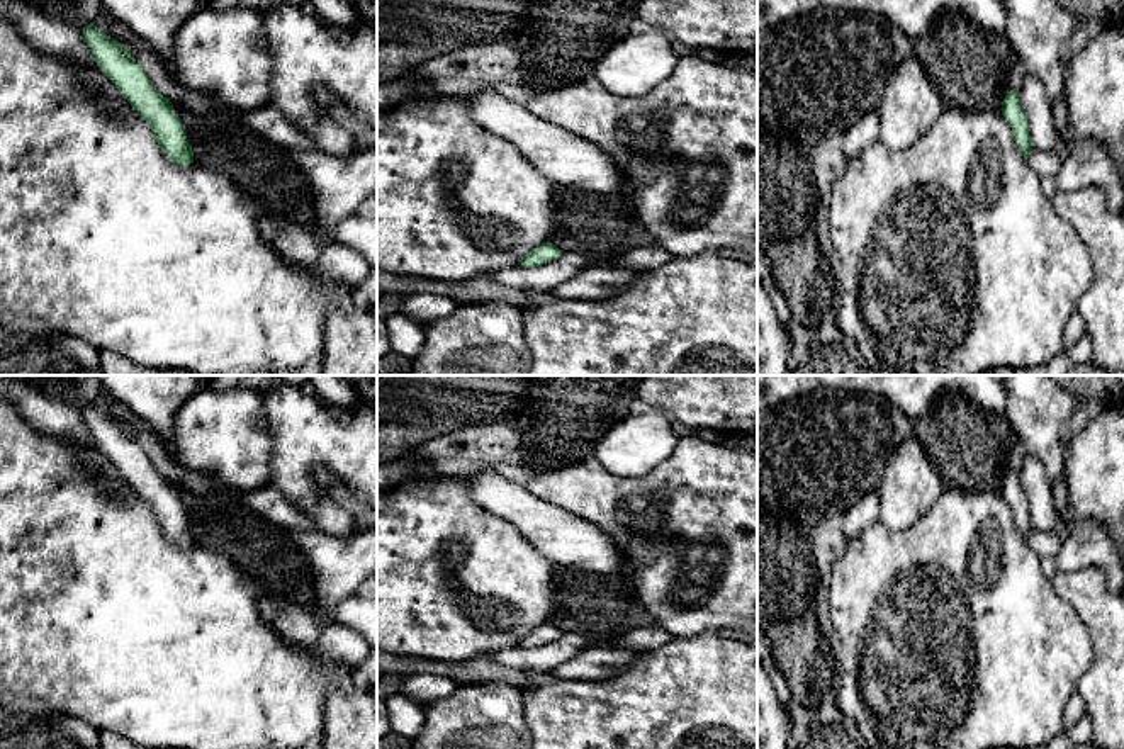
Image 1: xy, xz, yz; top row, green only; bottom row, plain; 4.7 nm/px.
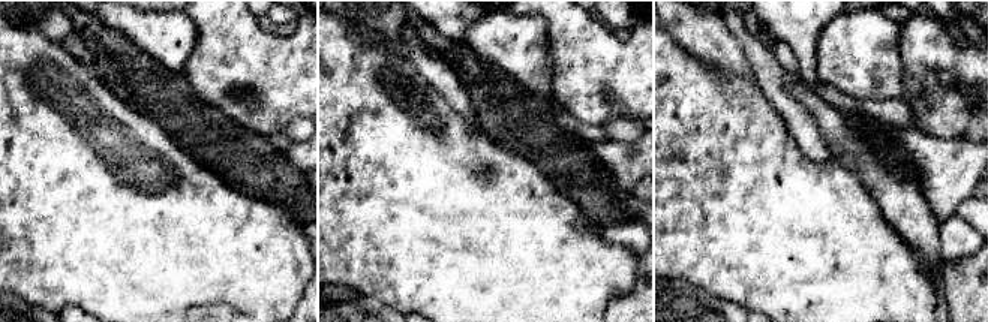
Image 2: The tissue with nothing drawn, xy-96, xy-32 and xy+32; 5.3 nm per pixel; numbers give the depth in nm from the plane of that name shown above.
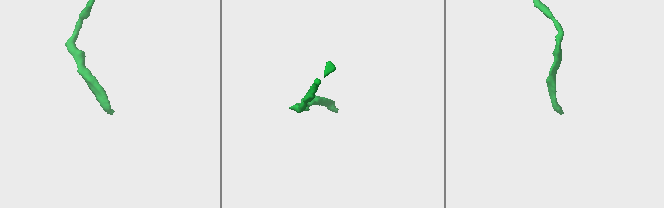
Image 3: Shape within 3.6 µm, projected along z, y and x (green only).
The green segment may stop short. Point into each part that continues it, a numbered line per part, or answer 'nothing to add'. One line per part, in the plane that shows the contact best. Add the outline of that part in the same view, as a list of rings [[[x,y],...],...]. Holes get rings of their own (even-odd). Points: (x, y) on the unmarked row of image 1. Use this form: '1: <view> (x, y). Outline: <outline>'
nothing to add

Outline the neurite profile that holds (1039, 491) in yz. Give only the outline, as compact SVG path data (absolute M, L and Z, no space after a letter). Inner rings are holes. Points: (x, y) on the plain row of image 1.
M1026 455L1022 460L1020 482L1029 499L1029 516L1032 530L1051 532L1056 527L1056 506L1053 501L1053 486L1041 462Z

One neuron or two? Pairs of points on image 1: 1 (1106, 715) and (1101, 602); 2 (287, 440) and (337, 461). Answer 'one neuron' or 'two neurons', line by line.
1: one neuron
2: one neuron

